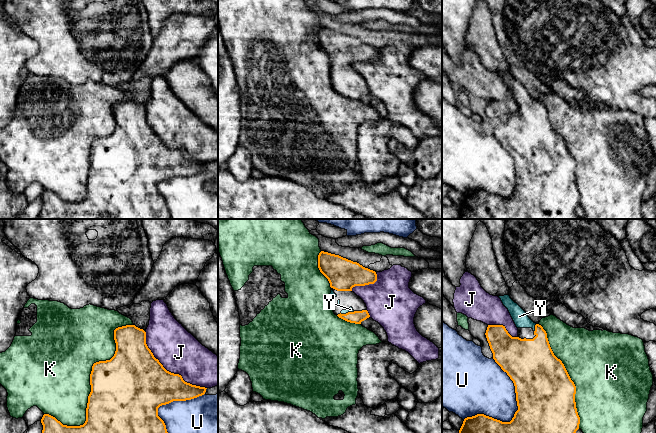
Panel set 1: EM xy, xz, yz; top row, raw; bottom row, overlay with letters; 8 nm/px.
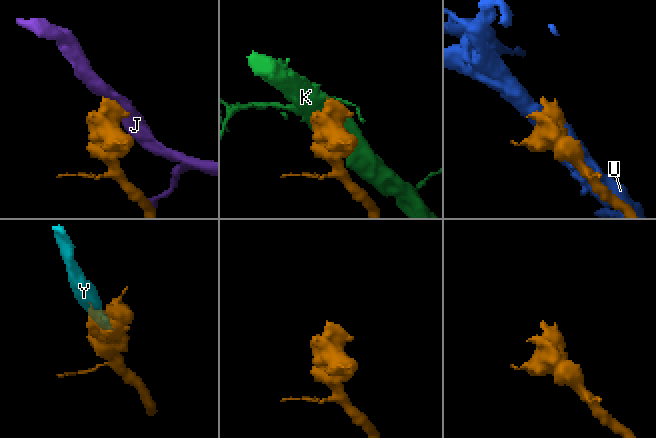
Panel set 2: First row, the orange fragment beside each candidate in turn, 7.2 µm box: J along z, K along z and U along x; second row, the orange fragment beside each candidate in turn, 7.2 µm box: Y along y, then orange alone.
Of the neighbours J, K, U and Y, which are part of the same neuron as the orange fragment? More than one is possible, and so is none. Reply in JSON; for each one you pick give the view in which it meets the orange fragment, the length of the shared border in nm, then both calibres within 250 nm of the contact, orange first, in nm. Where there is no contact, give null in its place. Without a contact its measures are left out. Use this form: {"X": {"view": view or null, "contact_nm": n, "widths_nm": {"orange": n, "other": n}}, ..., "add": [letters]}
{"Y": {"view": "yz", "contact_nm": 70, "widths_nm": {"orange": 340, "other": 120}}, "add": ["Y"]}

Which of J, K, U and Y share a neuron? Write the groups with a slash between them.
J / K / U / Y

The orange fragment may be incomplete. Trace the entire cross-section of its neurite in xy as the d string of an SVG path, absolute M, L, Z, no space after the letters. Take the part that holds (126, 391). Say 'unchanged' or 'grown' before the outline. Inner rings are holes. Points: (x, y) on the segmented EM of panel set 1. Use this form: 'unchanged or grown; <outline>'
unchanged; M135 325L114 330L116 351L110 360L93 364L90 374L91 392L88 396L86 421L80 426L63 425L55 417L44 414L42 433L168 433L164 421L158 416L158 408L173 401L186 401L205 394L205 387L192 385L179 374L167 371L146 344L146 332Z

